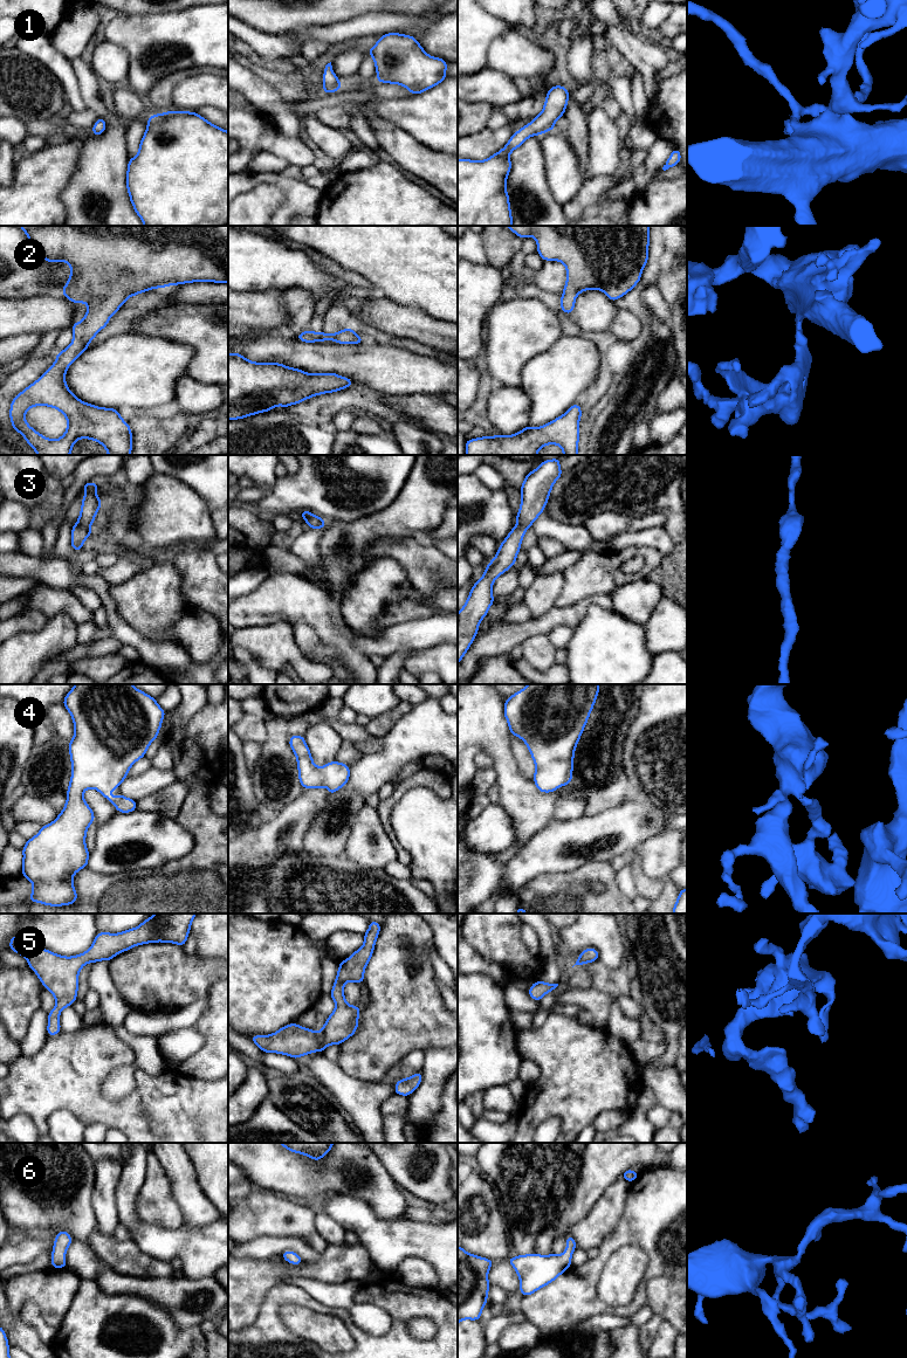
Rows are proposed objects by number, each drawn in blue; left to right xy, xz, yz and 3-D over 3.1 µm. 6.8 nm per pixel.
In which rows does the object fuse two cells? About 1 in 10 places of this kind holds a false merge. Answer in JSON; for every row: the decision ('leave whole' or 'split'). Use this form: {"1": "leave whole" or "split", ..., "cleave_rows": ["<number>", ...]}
{"1": "leave whole", "2": "leave whole", "3": "leave whole", "4": "leave whole", "5": "leave whole", "6": "leave whole", "cleave_rows": []}

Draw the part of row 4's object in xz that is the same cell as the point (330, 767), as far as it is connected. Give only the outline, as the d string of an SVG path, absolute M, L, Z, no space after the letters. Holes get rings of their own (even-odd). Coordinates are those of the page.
M291 736L289 746L297 759L298 780L302 788L327 787L332 797L349 781L350 766L346 764L335 760L322 767L316 766L303 736Z

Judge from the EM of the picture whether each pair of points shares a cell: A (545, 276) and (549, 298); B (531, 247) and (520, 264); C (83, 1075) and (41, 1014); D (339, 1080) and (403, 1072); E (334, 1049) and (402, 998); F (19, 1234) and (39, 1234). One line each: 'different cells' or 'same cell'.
A: different cells
B: same cell
C: different cells
D: same cell
E: different cells
F: same cell

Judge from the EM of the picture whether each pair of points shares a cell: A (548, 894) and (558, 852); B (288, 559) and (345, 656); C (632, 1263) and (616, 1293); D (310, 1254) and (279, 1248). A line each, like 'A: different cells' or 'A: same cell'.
A: different cells
B: different cells
C: same cell
D: same cell

